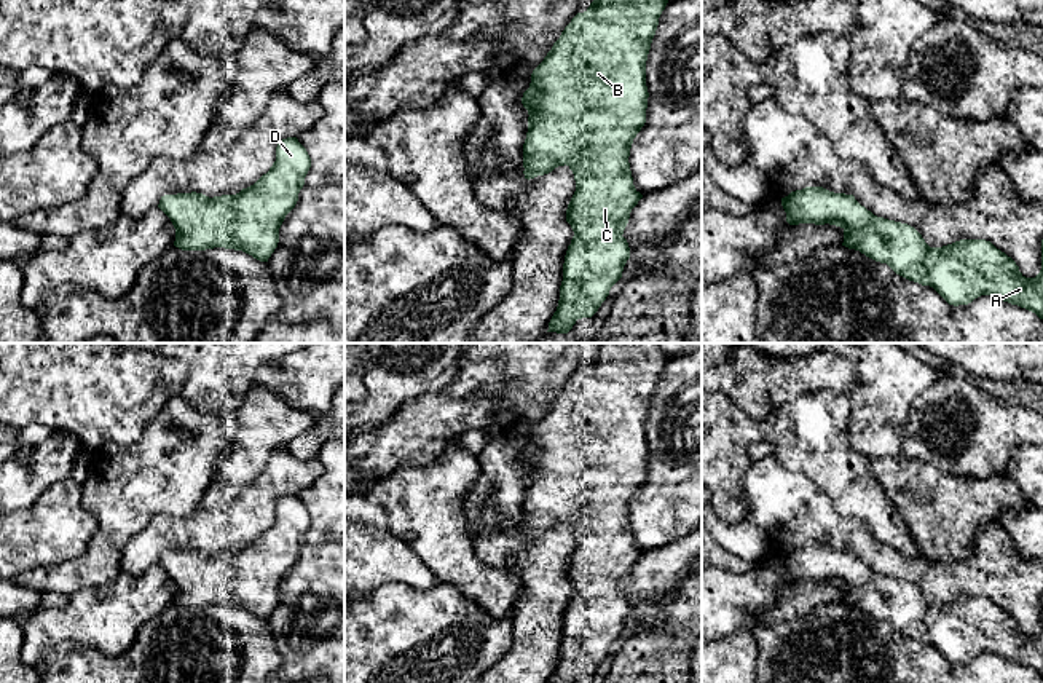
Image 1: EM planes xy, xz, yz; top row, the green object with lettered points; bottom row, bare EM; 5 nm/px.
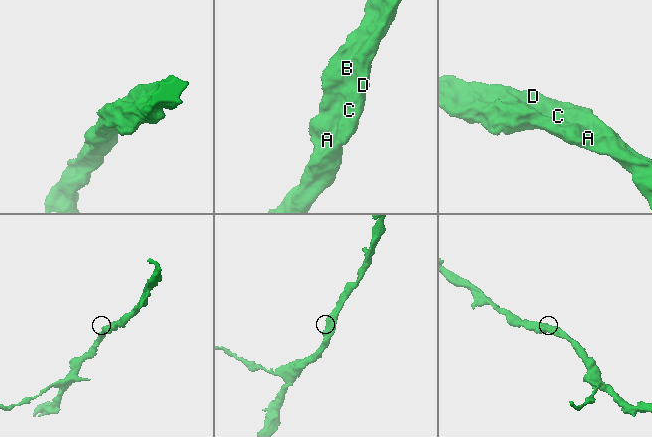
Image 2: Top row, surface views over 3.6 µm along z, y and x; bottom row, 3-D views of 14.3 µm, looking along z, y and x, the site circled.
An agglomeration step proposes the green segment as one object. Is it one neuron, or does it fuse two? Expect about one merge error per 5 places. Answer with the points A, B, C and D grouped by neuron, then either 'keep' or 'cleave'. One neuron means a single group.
A B C D | keep

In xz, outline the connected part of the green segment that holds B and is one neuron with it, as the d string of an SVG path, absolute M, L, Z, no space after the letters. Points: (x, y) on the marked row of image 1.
M593 0L565 27L544 61L533 70L529 88L523 93L522 104L529 115L523 144L525 179L549 174L566 164L576 180L576 191L566 209L566 222L574 236L565 255L560 300L547 332L568 334L577 319L592 318L622 278L630 259L630 247L622 235L632 209L643 195L633 185L628 156L633 139L646 123L646 61L667 3L668 0Z

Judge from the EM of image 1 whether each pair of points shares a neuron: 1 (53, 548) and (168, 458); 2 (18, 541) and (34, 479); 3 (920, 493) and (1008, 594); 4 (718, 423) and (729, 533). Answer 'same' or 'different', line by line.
1: different
2: different
3: different
4: different

